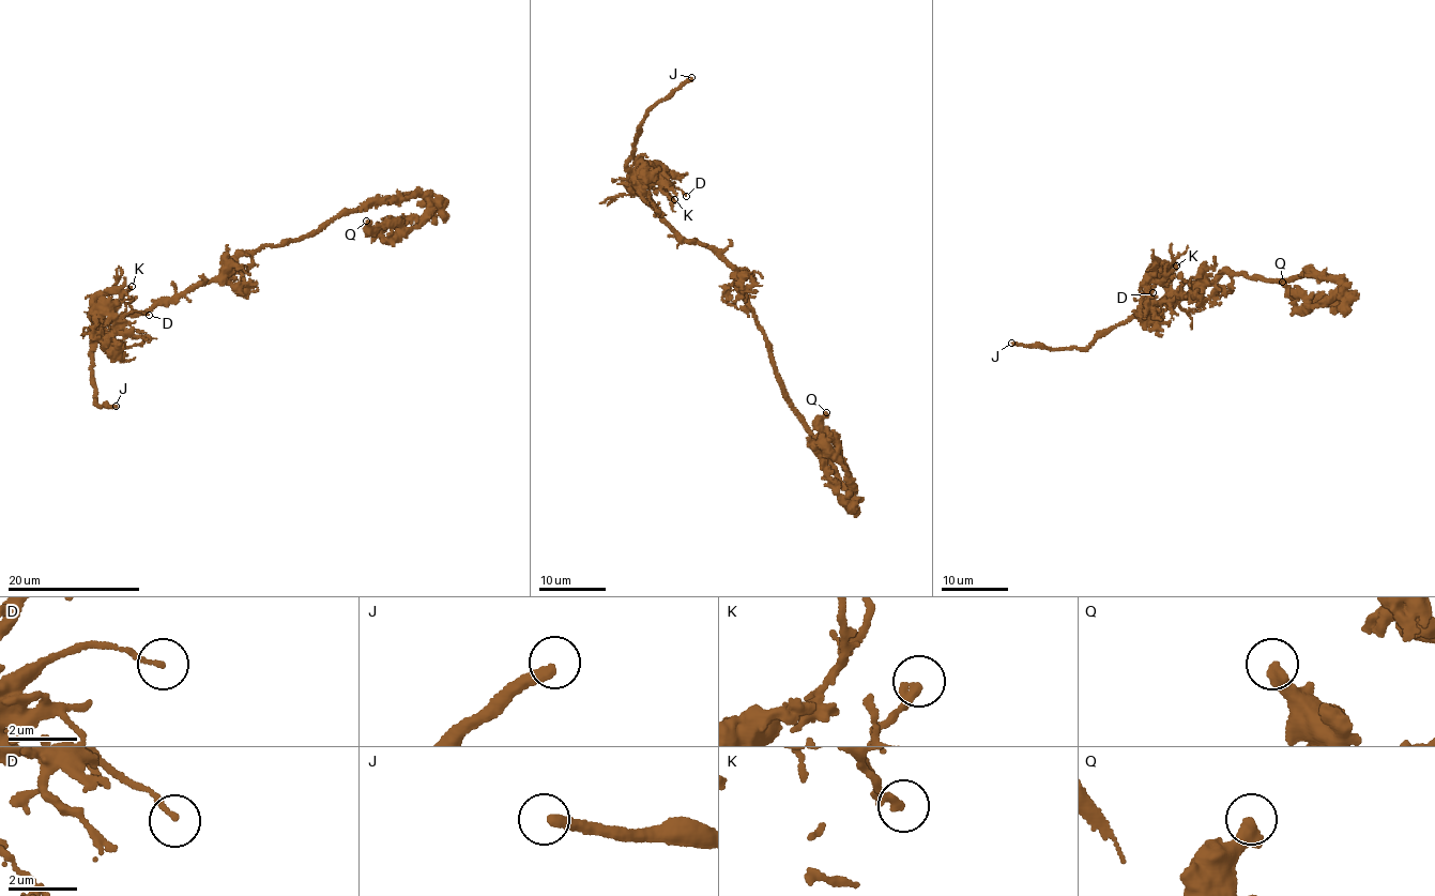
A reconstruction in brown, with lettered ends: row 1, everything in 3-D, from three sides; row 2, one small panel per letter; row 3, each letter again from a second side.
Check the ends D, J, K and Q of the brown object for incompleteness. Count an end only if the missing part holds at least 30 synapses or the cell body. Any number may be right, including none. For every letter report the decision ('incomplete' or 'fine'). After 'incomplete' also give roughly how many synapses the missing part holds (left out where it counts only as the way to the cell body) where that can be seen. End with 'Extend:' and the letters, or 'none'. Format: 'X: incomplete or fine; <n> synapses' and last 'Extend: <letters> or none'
D: fine
J: incomplete
K: fine
Q: fine
Extend: J

